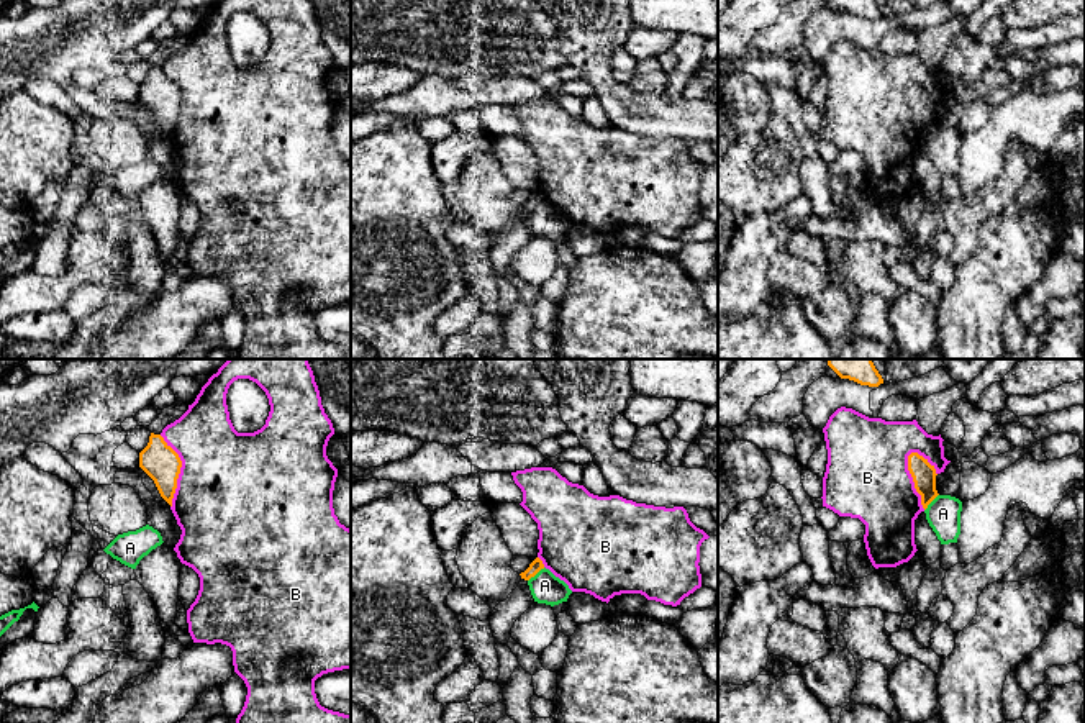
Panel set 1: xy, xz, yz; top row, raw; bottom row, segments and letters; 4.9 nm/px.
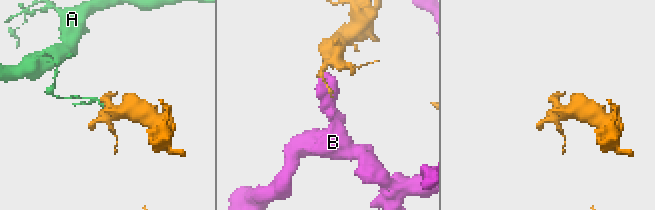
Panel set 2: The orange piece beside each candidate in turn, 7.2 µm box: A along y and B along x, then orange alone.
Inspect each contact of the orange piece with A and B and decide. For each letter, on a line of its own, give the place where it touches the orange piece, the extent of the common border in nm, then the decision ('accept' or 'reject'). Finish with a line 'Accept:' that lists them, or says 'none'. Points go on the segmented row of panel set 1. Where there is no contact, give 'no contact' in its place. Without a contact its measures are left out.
A: xz (536, 572) | 110 nm | reject
B: yz (913, 481) | 300 nm | reject
Accept: none

